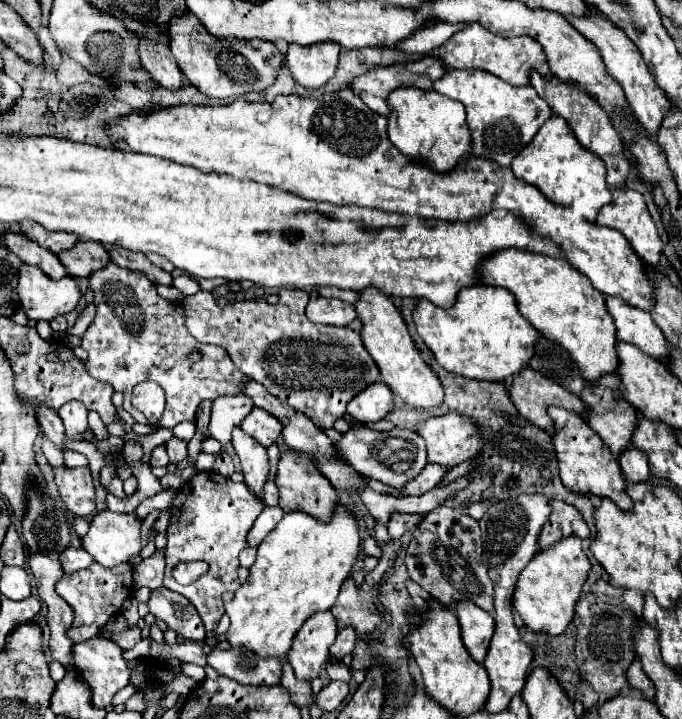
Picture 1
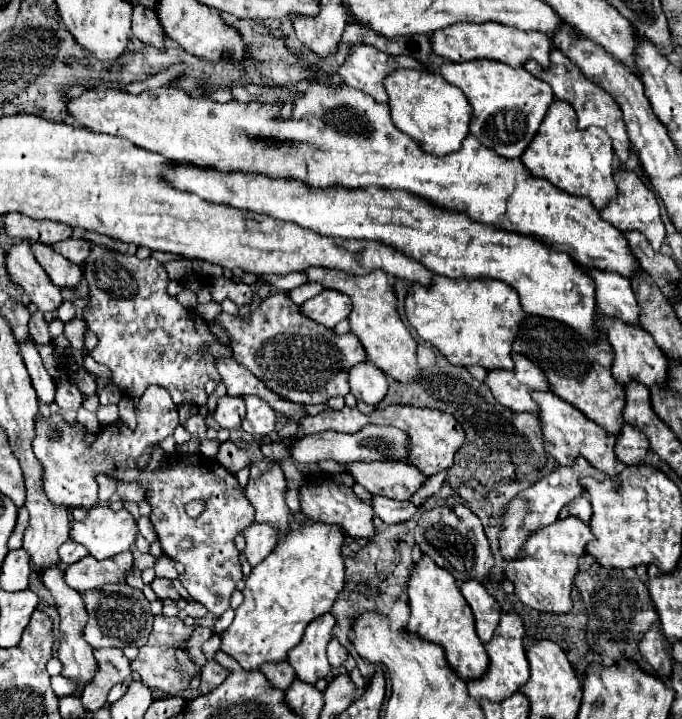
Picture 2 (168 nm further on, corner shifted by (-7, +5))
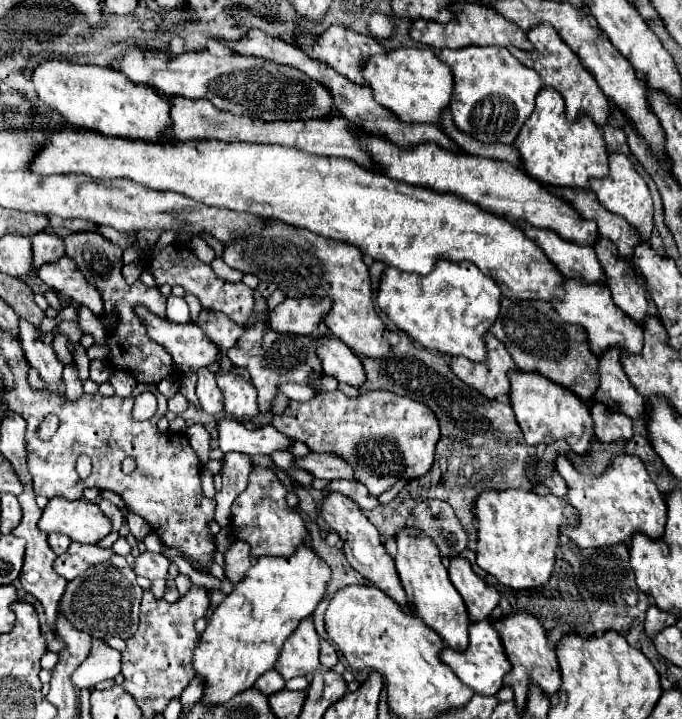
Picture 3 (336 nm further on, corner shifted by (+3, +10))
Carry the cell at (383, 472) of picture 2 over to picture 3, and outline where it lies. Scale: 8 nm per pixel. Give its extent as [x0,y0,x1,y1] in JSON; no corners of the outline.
[296,453,356,481]

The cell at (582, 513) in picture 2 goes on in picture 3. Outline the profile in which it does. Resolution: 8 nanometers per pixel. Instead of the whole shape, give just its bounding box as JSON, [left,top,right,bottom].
[536,473,568,497]

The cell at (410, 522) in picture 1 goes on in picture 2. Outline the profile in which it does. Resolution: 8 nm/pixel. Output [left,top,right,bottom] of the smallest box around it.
[370,496,418,524]

